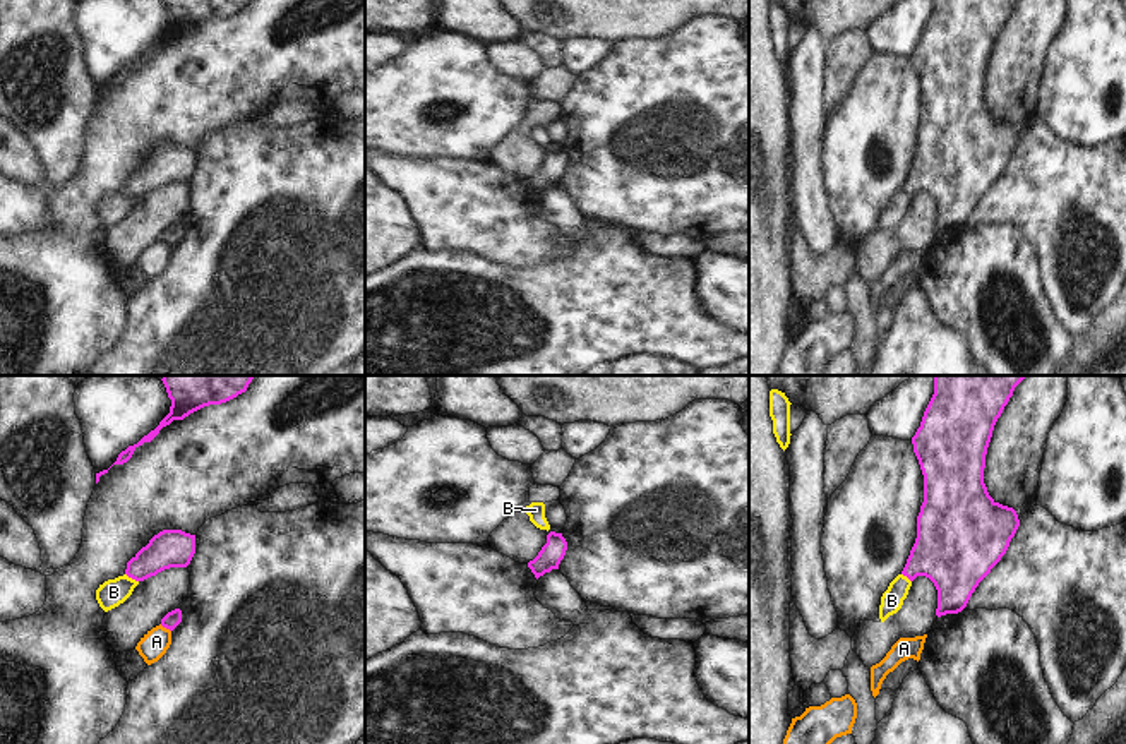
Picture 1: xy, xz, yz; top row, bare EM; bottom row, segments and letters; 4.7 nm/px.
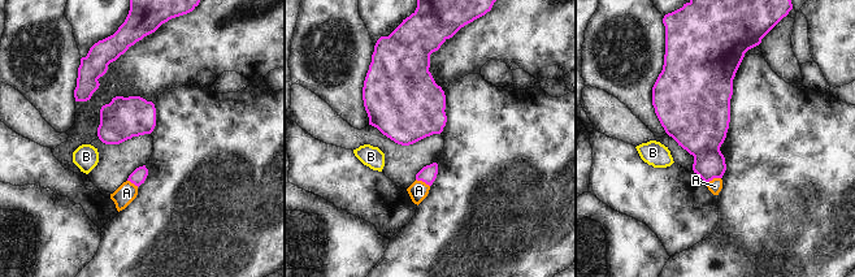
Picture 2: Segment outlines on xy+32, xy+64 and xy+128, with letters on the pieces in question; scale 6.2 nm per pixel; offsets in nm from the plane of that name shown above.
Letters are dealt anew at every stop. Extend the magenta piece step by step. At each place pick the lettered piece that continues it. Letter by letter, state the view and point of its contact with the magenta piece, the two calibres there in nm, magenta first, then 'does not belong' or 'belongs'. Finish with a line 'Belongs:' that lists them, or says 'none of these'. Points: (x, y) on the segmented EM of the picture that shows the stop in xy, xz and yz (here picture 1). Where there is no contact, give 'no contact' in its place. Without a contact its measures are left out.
A: xy (165, 626) | 80/120 nm | does not belong
B: xy (132, 578) | 180/130 nm | does not belong
Belongs: none of these

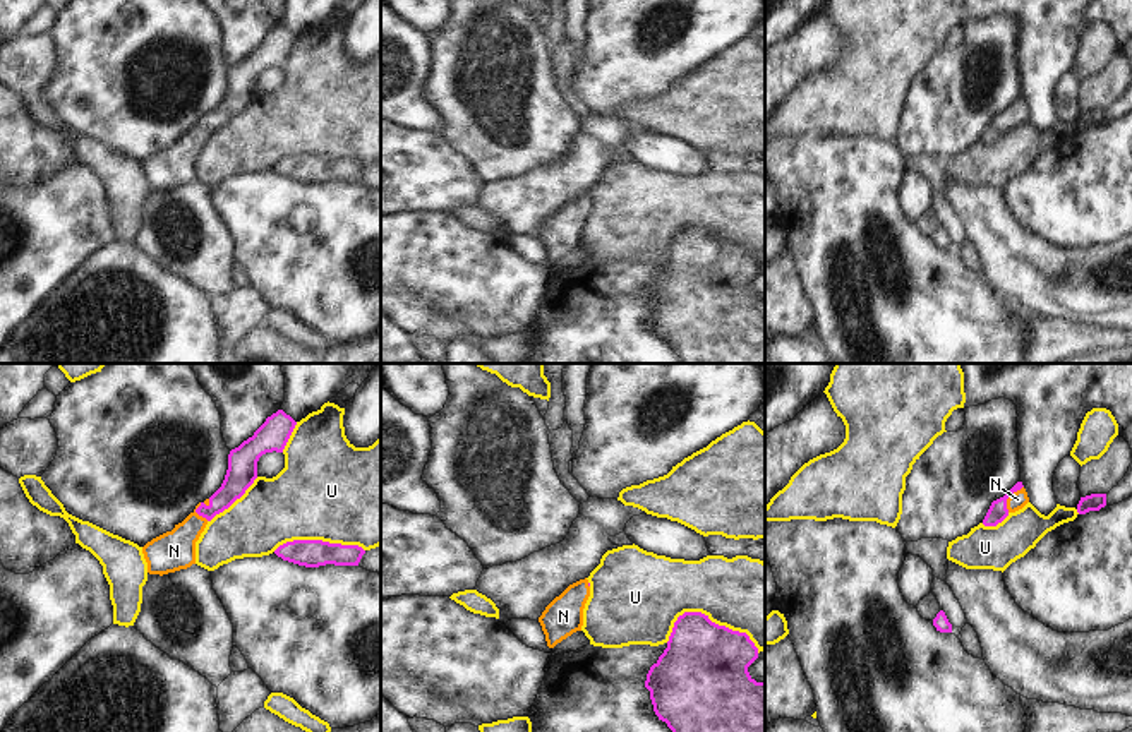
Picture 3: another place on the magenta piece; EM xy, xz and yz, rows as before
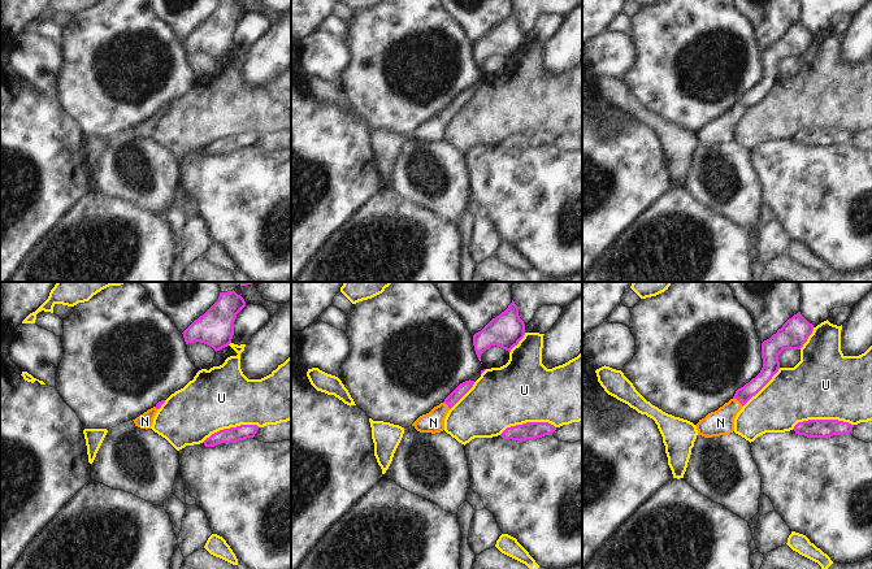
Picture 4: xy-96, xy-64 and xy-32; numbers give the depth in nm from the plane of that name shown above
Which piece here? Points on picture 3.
N: xy (196, 510) | 120/190 nm | belongs
U: xz (707, 618) | 420/340 nm | does not belong
Belongs: N

